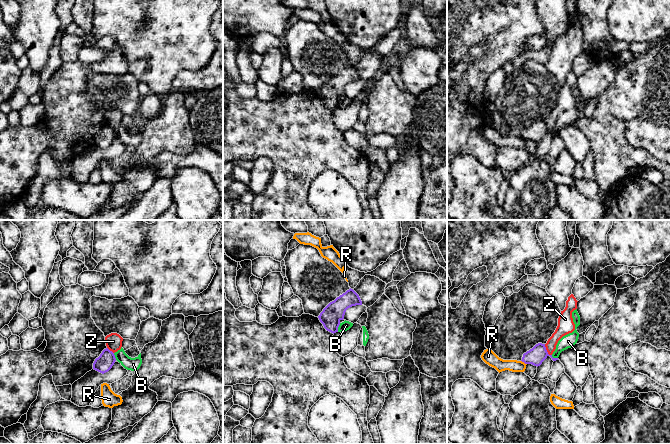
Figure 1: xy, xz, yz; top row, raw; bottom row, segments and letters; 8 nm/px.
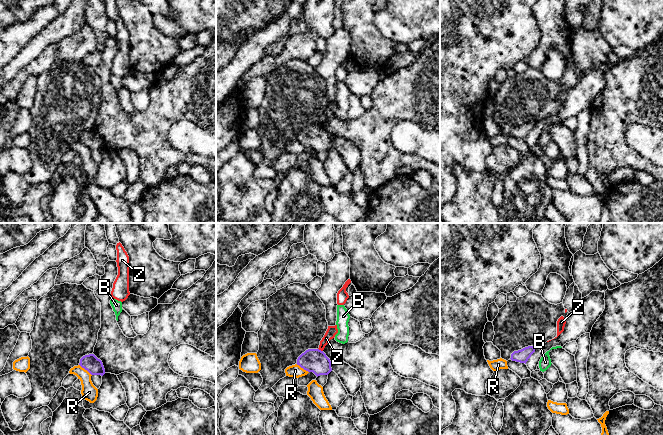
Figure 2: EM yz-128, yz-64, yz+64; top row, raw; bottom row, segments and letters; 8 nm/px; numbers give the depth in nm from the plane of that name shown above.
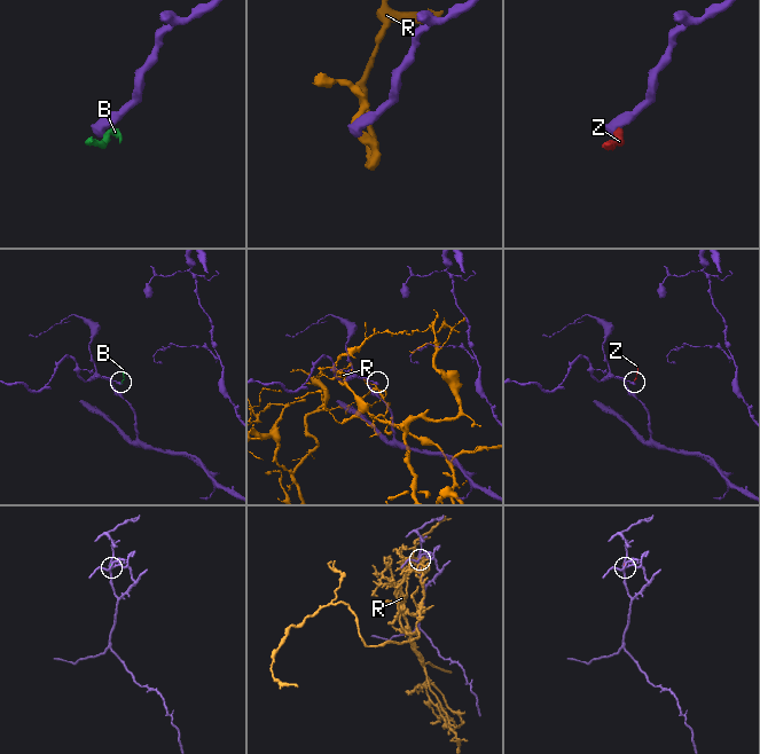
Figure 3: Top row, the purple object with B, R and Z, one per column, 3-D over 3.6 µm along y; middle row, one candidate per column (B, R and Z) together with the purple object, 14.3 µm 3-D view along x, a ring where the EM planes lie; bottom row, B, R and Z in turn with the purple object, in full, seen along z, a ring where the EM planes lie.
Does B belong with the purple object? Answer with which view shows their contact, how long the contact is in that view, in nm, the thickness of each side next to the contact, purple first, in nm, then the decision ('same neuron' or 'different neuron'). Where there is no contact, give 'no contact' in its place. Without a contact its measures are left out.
xz | 80 nm | 170/80 nm | different neuron

